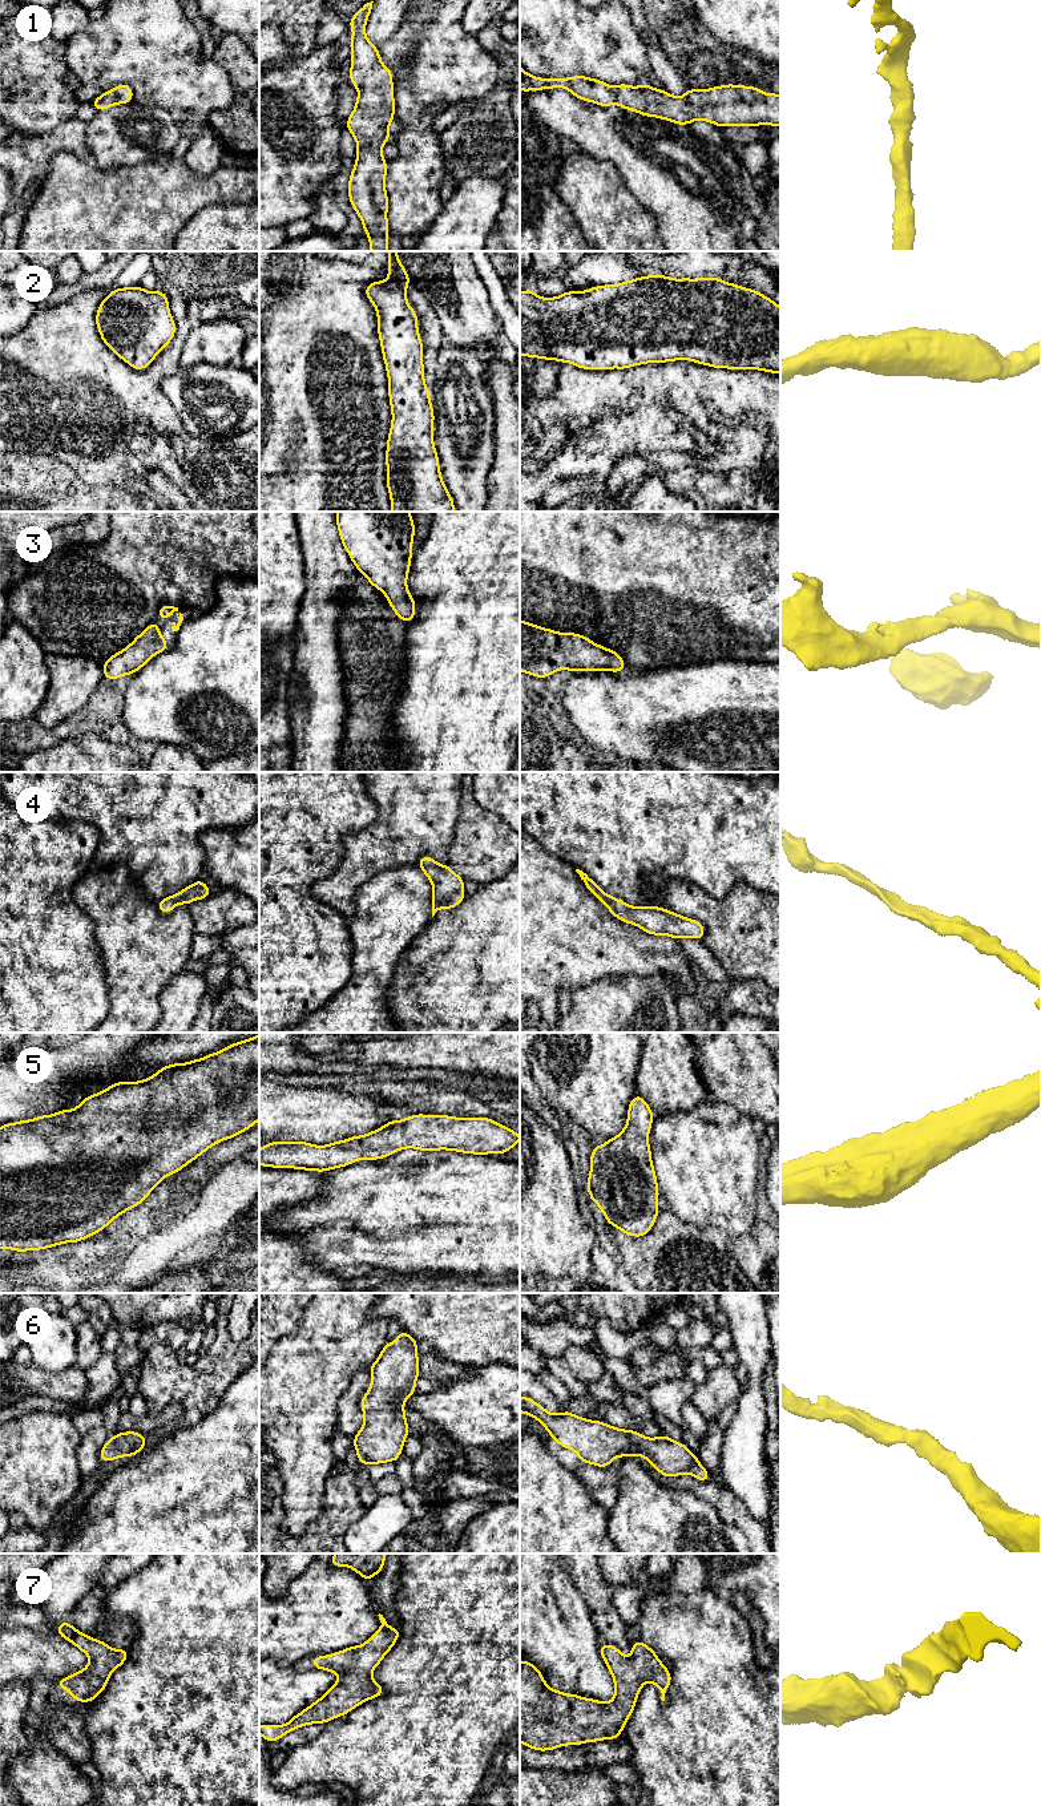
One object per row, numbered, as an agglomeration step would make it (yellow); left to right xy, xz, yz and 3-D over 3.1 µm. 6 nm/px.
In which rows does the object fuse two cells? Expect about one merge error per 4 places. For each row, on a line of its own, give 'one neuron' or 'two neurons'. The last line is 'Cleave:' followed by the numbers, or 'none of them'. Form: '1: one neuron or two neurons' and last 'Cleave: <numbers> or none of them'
1: one neuron
2: one neuron
3: one neuron
4: one neuron
5: one neuron
6: one neuron
7: one neuron
Cleave: none of them

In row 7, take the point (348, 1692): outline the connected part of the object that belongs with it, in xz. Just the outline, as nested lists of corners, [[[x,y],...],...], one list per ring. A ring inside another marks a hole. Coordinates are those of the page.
[[[378,1615],[382,1627],[362,1645],[312,1658],[314,1669],[336,1673],[340,1678],[315,1702],[295,1714],[283,1725],[259,1725],[259,1734],[267,1741],[279,1741],[287,1733],[311,1724],[326,1724],[350,1713],[363,1702],[380,1697],[382,1685],[372,1680],[371,1672],[396,1644],[400,1629],[387,1625]]]

